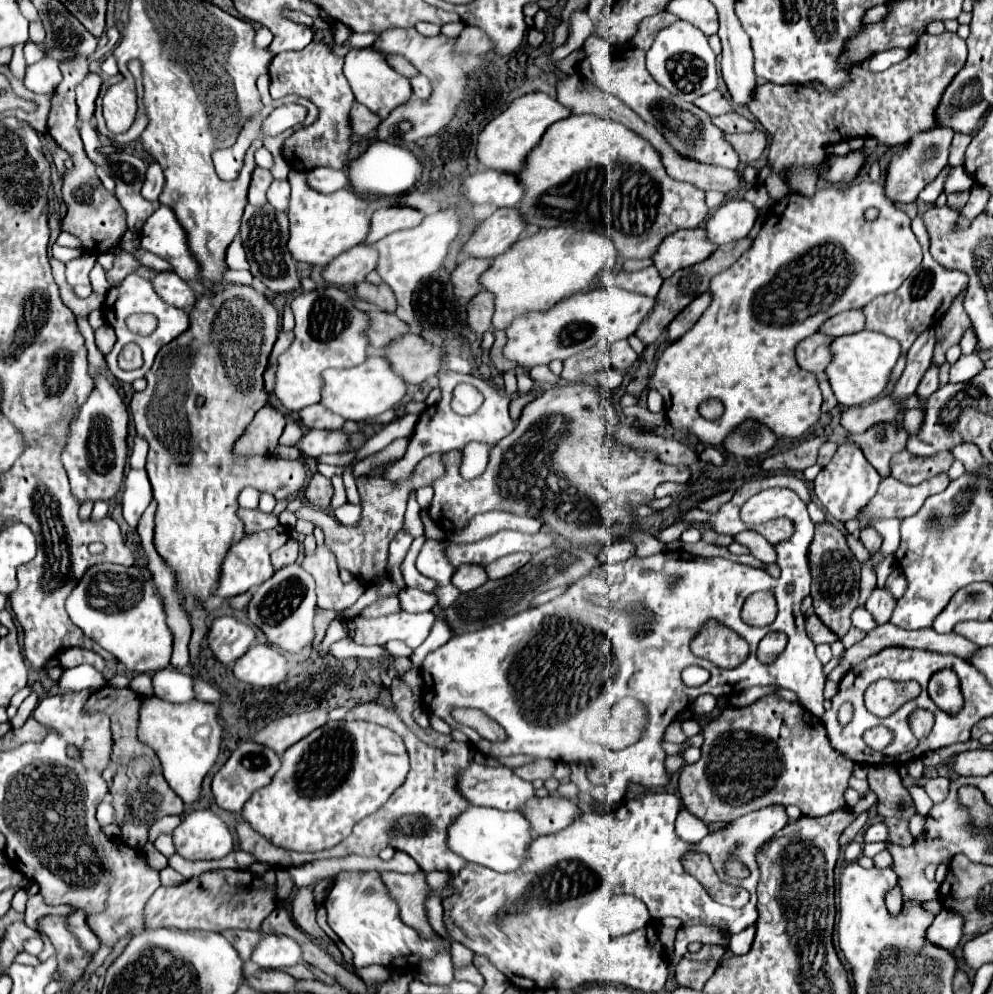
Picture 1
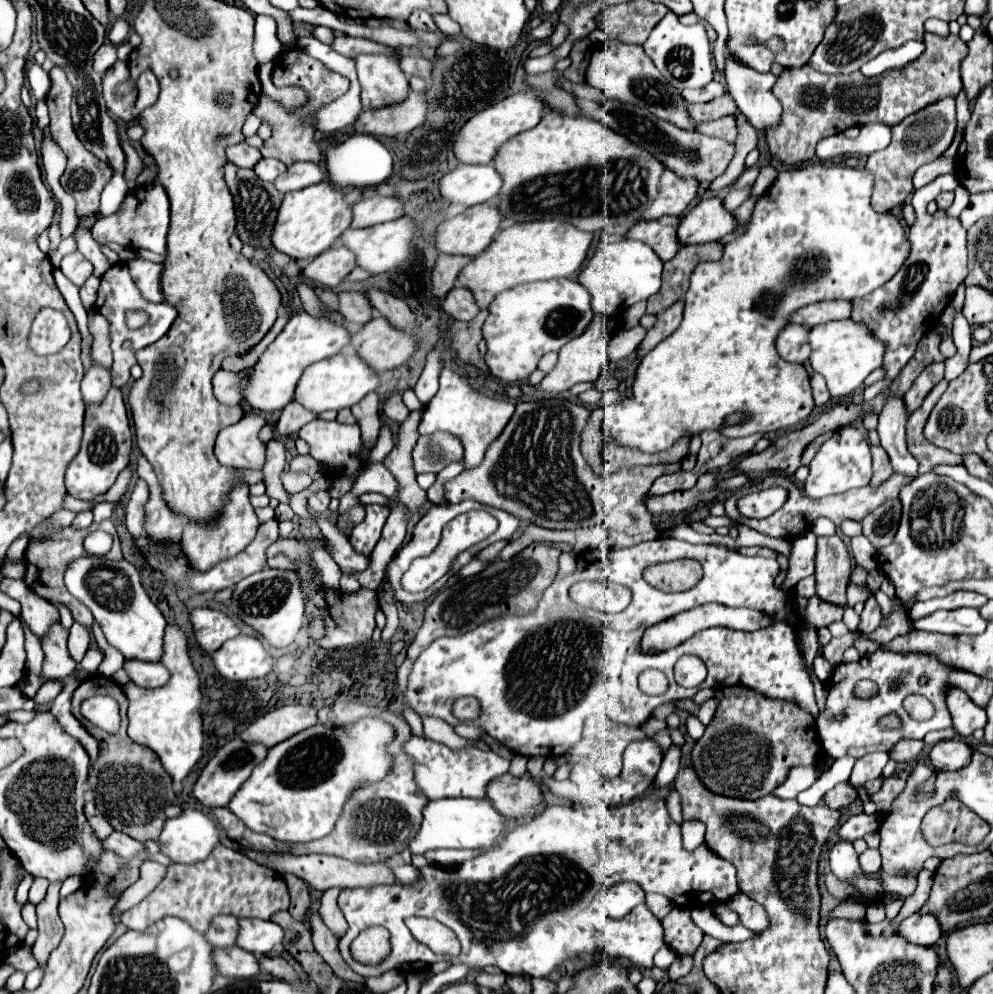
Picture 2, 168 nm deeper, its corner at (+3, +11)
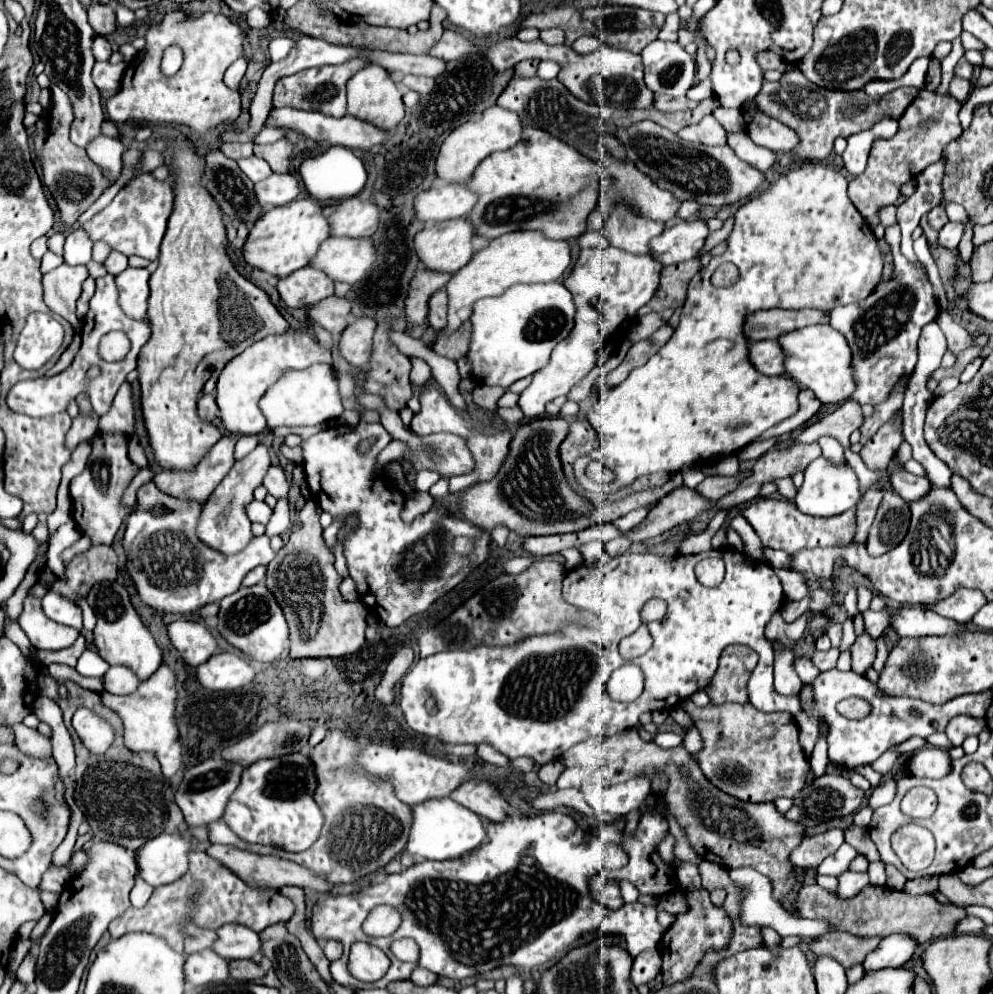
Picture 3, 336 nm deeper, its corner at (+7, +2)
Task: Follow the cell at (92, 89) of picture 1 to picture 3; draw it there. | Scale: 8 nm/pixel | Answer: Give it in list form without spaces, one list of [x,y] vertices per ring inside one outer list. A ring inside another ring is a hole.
[[[97,35],[95,39],[93,39],[93,55],[95,55],[95,59],[99,59],[99,61],[107,61],[109,59],[109,55],[111,55],[111,45],[109,45],[109,41],[105,39],[105,37],[101,37],[101,35]]]

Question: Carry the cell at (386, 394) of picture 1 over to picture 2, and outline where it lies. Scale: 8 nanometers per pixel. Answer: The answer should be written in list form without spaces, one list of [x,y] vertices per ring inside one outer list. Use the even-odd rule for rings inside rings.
[[[345,352],[333,358],[315,362],[305,370],[299,380],[299,388],[295,390],[295,402],[303,404],[305,408],[311,408],[313,412],[343,410],[357,404],[369,392],[375,392],[379,384],[381,384],[379,374],[371,366],[367,366],[357,354]]]

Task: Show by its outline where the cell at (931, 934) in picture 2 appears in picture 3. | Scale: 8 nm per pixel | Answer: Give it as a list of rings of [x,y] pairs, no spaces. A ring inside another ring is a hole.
[[[903,935],[885,937],[877,945],[877,949],[865,957],[863,969],[867,973],[867,971],[879,971],[887,967],[901,967],[909,961],[913,951],[915,951],[915,941],[909,941]]]

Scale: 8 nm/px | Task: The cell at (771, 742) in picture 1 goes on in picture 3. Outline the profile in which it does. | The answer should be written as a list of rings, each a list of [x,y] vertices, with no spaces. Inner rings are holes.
[[[685,699],[681,703],[681,709],[687,711],[699,729],[705,747],[701,753],[697,753],[699,765],[707,779],[723,789],[729,795],[739,797],[741,801],[751,803],[765,803],[775,801],[779,797],[793,799],[805,785],[805,776],[809,770],[805,753],[799,745],[799,731],[795,725],[793,715],[789,713],[761,713],[753,705],[739,705],[739,703],[727,703],[727,705],[707,705],[703,709],[695,707],[691,699]]]

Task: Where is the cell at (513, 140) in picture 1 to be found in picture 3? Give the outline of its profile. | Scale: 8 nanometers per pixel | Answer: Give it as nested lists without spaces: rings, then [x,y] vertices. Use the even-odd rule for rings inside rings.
[[[497,105],[489,107],[483,111],[481,119],[477,121],[467,121],[461,127],[453,129],[447,139],[441,143],[439,155],[435,159],[435,175],[437,179],[445,183],[465,183],[475,167],[491,153],[495,151],[505,151],[511,149],[519,139],[521,139],[521,121],[517,113],[511,111],[501,111]]]

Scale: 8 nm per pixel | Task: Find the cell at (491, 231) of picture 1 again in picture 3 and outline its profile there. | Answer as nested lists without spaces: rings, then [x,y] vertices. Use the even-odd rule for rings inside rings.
[[[467,219],[433,223],[415,235],[415,253],[429,271],[457,273],[473,255],[473,235],[475,231]]]

